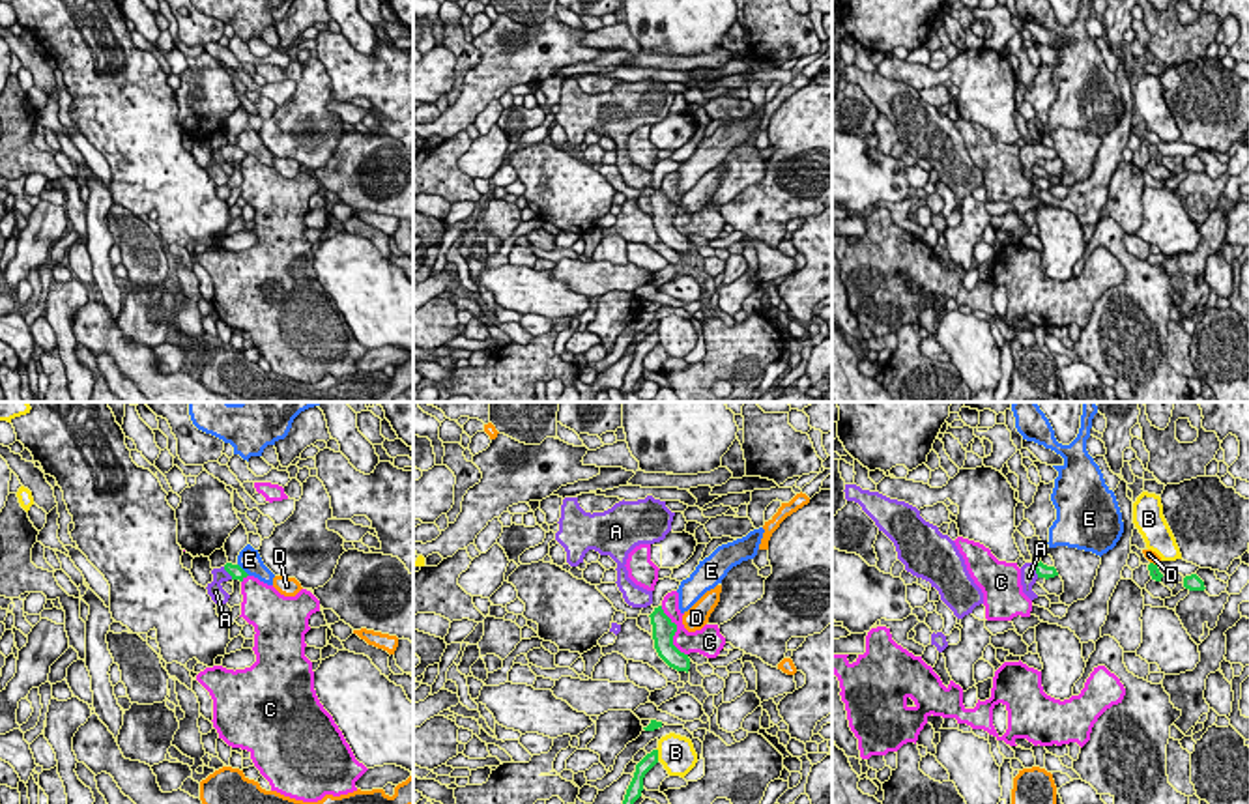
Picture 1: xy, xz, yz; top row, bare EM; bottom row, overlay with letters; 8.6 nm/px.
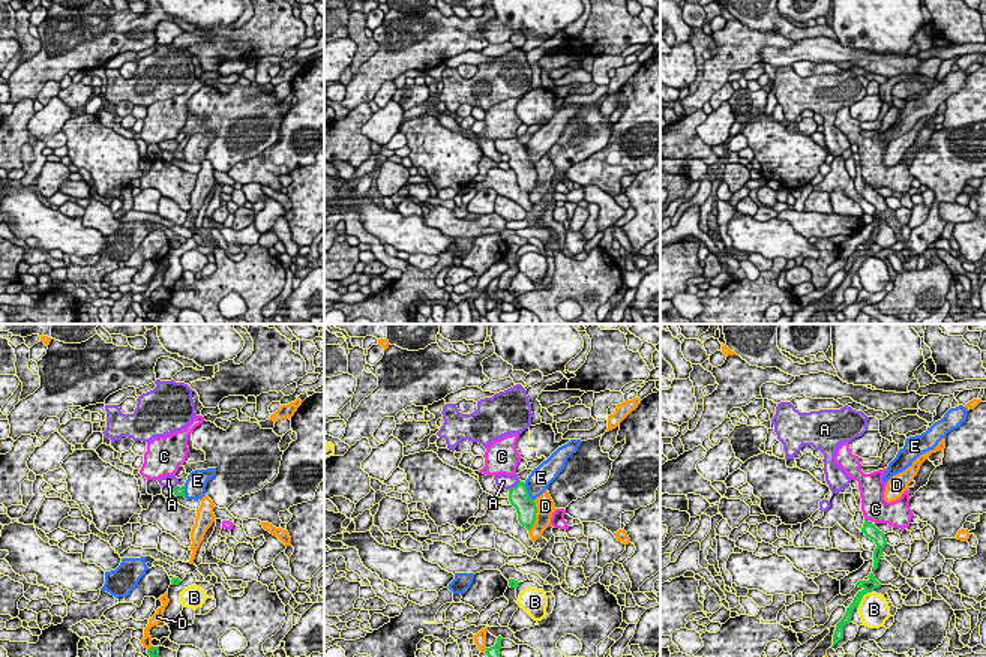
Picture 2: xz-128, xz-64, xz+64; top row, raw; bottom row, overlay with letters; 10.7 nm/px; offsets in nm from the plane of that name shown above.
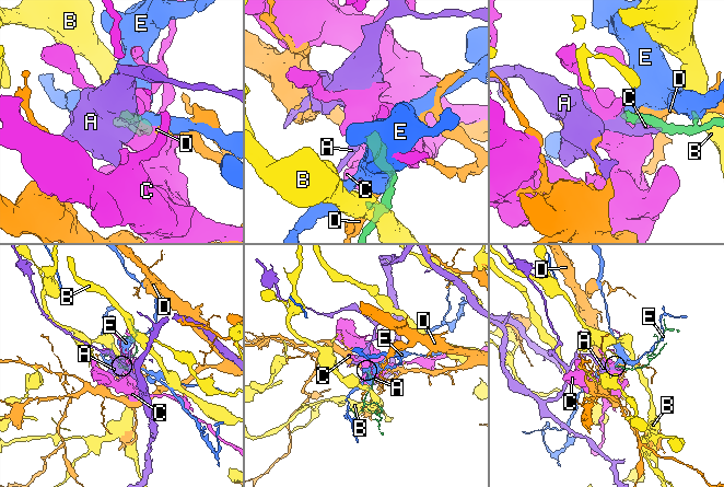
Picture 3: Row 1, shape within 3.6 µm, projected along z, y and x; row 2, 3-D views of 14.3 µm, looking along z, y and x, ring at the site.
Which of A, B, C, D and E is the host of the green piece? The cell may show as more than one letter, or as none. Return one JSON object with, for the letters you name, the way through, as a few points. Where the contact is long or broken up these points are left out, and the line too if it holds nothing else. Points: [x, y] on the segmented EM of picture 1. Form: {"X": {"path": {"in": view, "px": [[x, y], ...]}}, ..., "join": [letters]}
{"A": {"path": {"in": "xy", "px": [[234, 571], [227, 571], [217, 580], [215, 591]]}}, "join": ["A"]}

